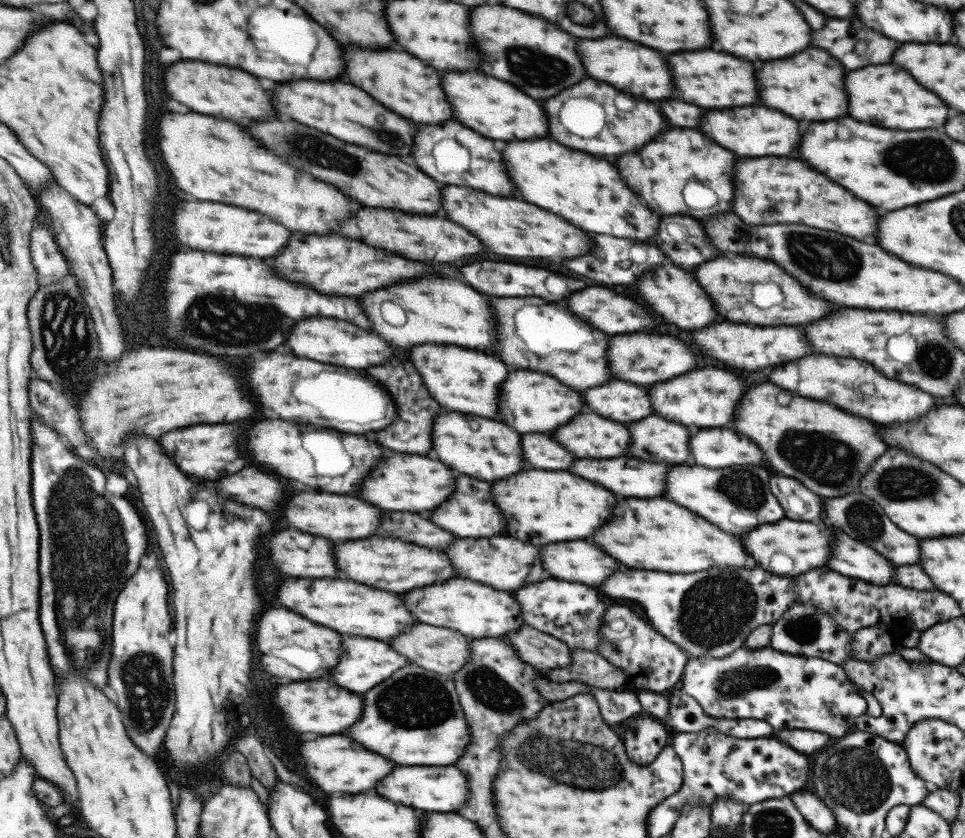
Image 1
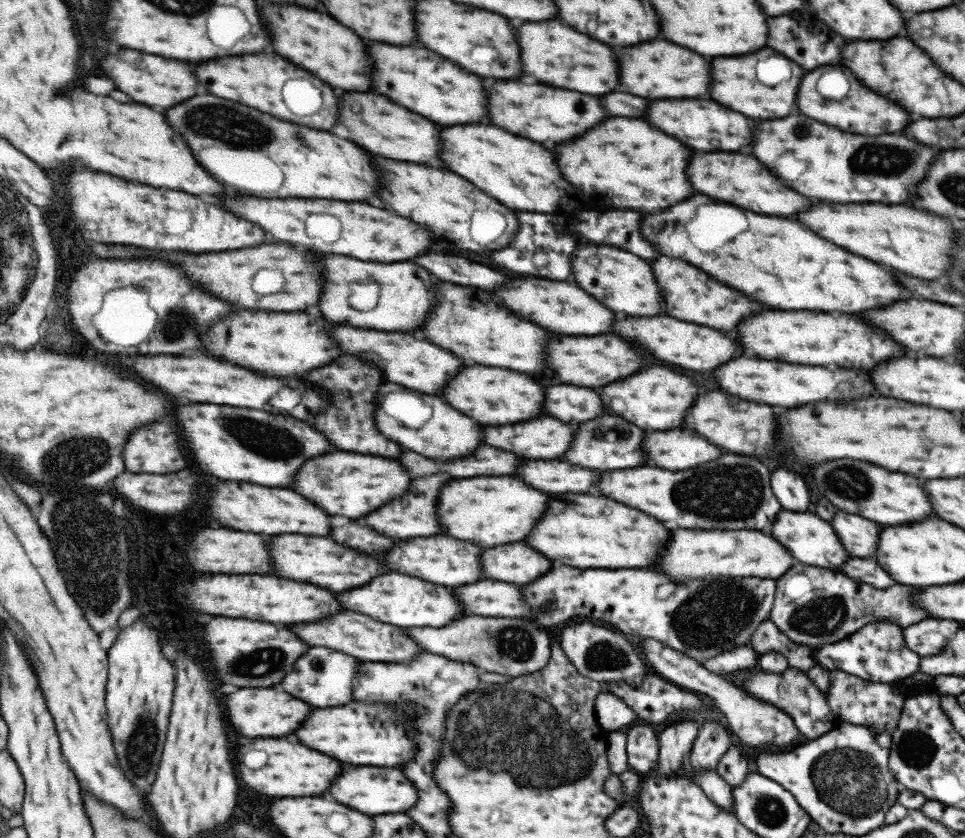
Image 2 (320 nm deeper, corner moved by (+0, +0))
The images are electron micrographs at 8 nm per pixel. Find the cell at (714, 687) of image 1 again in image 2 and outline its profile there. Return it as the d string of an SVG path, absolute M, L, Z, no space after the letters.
M788 666L783 672L777 674L753 668L748 671L748 675L737 686L752 697L771 703L773 707L780 708L784 713L787 713L794 722L798 733L806 739L817 738L840 722L839 718L830 711L824 693L814 686L805 675L805 671L797 668Z

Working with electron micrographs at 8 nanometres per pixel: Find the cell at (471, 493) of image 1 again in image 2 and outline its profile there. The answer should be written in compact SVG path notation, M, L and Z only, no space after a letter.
M445 474L411 480L411 488L407 490L407 494L403 494L403 498L395 498L395 502L391 502L391 506L383 506L383 510L375 510L375 514L367 514L367 518L361 518L361 520L371 530L375 530L383 536L389 536L389 538L415 538L415 536L439 534L439 526L435 522L433 508L437 502L439 488L447 480L451 480L451 478Z

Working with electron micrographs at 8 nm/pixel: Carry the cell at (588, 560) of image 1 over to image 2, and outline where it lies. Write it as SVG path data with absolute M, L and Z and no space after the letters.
M509 544L481 550L481 576L499 582L525 584L549 570L551 562L525 544Z

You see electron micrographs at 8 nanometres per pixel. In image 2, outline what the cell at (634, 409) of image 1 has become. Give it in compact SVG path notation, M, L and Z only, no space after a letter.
M559 384L545 388L543 414L553 416L561 422L583 422L603 414L603 408L595 390Z

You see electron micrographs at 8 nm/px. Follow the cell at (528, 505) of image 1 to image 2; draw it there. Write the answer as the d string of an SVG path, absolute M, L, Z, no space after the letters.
M475 476L449 482L449 488L443 486L439 492L439 506L435 506L437 522L443 534L457 540L467 540L477 546L497 546L519 542L535 520L541 518L545 510L547 496L533 488L527 488L519 478L511 476Z

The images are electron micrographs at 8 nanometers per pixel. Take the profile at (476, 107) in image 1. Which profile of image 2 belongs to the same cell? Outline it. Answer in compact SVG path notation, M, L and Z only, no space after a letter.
M383 42L371 44L371 62L375 62L375 92L391 98L391 102L399 102L399 106L407 106L407 110L433 120L437 124L467 124L457 120L479 120L479 124L487 124L485 120L485 94L479 84L479 78L463 72L459 66L439 58L431 50L415 48L415 46L389 46Z

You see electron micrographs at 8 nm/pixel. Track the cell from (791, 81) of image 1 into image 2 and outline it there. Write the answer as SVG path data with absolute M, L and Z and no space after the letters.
M761 48L759 52L745 54L745 56L721 56L711 60L711 86L709 86L709 98L719 102L721 106L727 106L743 116L749 118L781 118L787 116L795 108L795 90L801 78L801 68L793 62L793 76L785 82L779 82L777 86L763 86L755 78L755 64L767 56L773 56L775 51L772 48Z

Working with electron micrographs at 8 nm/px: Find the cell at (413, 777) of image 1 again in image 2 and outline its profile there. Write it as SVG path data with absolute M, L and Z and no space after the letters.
M377 766L347 768L343 770L343 778L335 782L329 794L333 798L339 798L339 802L351 806L353 810L363 810L363 814L405 812L409 806L415 804L415 788L395 768L377 768Z

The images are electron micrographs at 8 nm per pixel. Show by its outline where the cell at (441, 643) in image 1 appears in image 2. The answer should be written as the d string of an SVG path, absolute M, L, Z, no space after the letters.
M343 612L335 618L327 618L323 622L311 622L311 624L295 624L295 634L299 638L307 638L307 644L311 646L327 646L337 652L343 652L347 656L353 656L357 660L369 660L369 662L404 663L409 662L413 656L421 651L407 638L401 628L391 624L381 624L377 620L371 620L357 612Z

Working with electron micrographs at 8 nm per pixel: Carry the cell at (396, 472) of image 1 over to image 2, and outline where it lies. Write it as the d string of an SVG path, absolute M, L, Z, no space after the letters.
M335 452L323 454L323 458L311 458L311 462L307 462L303 470L299 470L299 478L295 478L293 490L299 490L299 494L307 494L311 502L319 502L319 506L323 506L323 510L327 510L329 514L359 518L395 498L393 494L401 494L407 486L407 472L401 470L399 464L393 460L353 452Z

